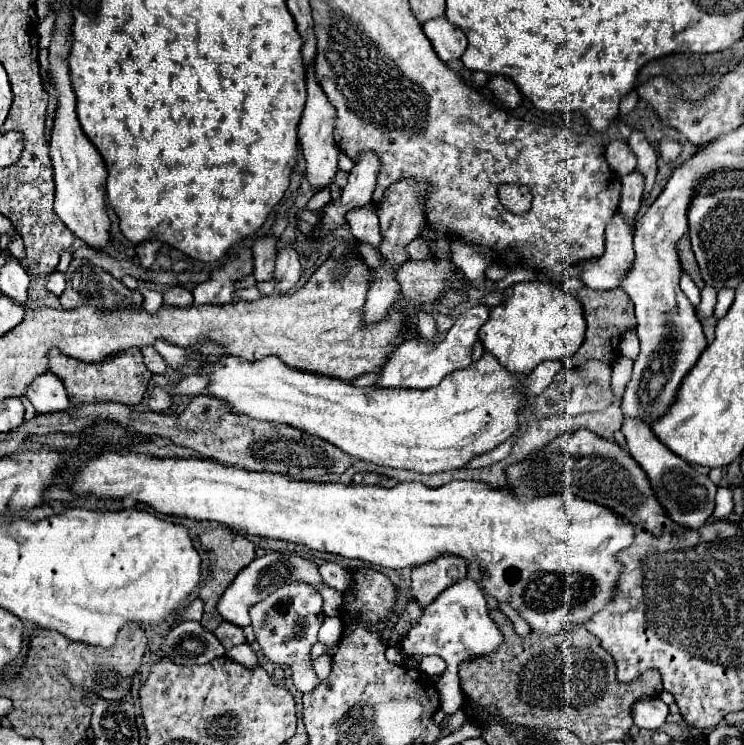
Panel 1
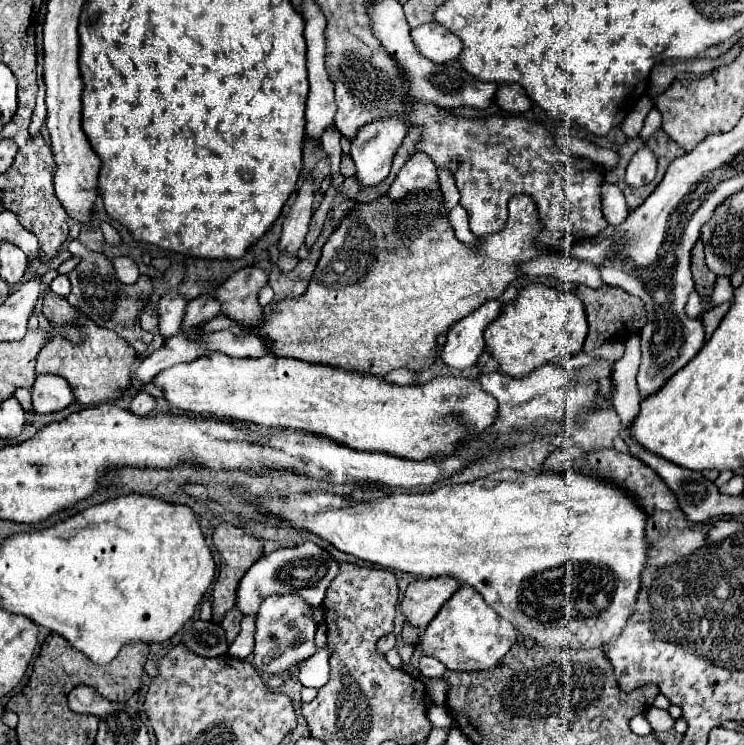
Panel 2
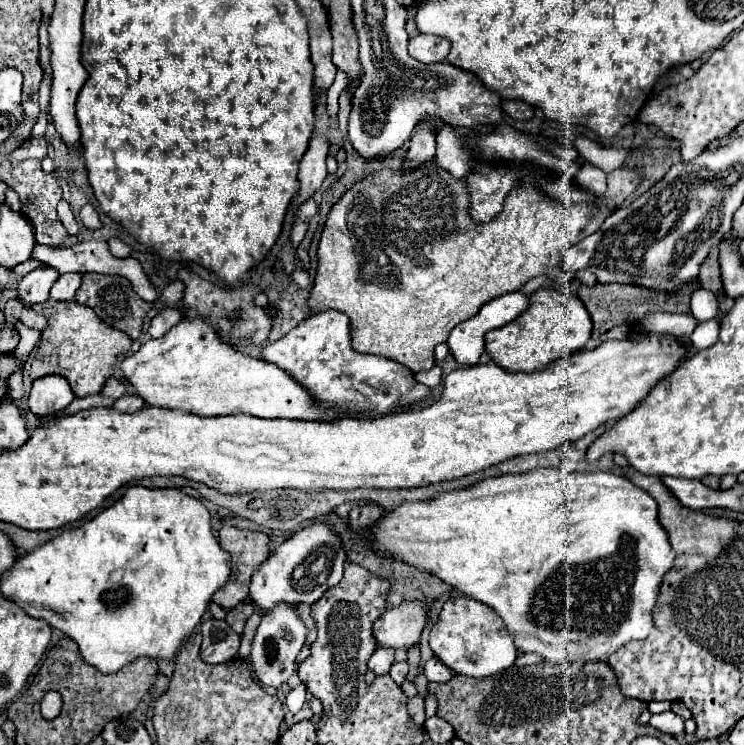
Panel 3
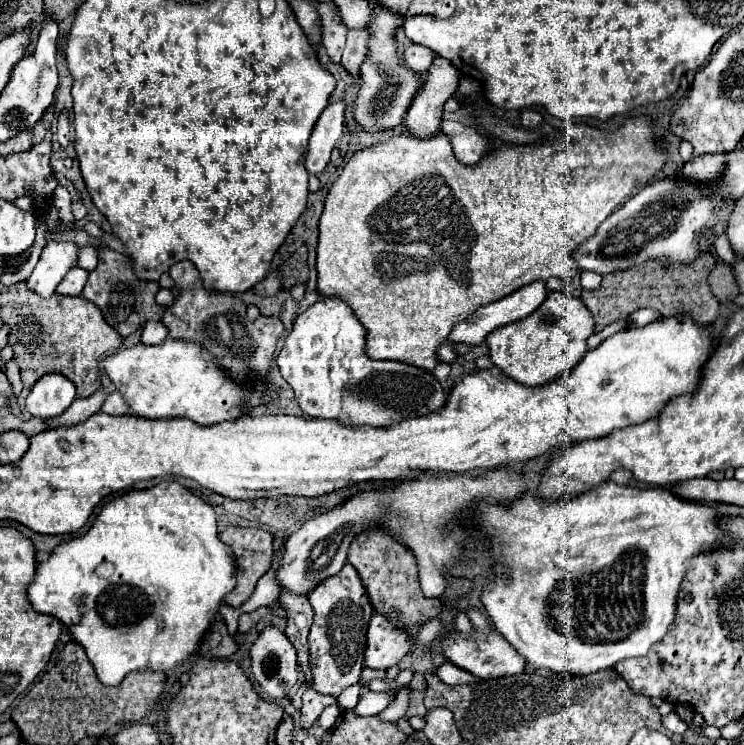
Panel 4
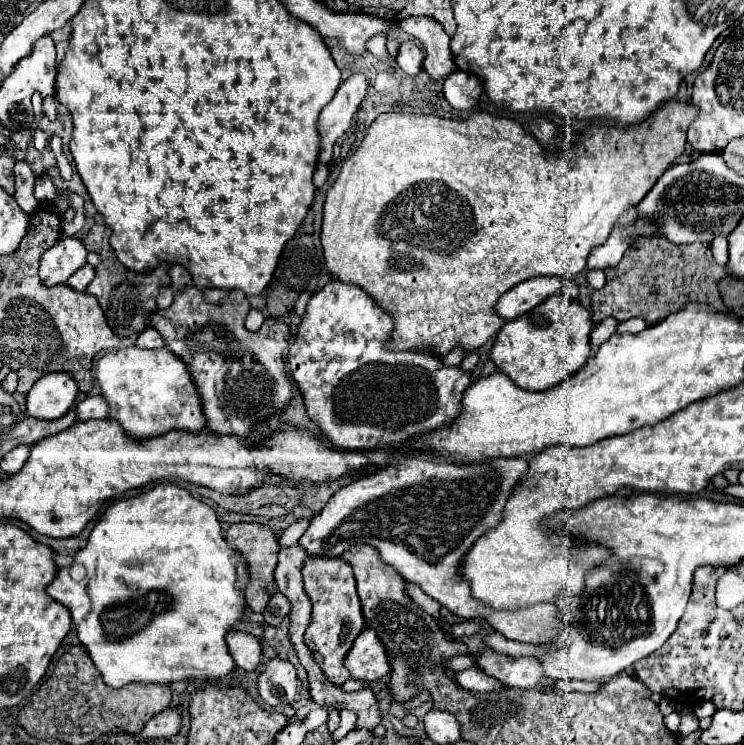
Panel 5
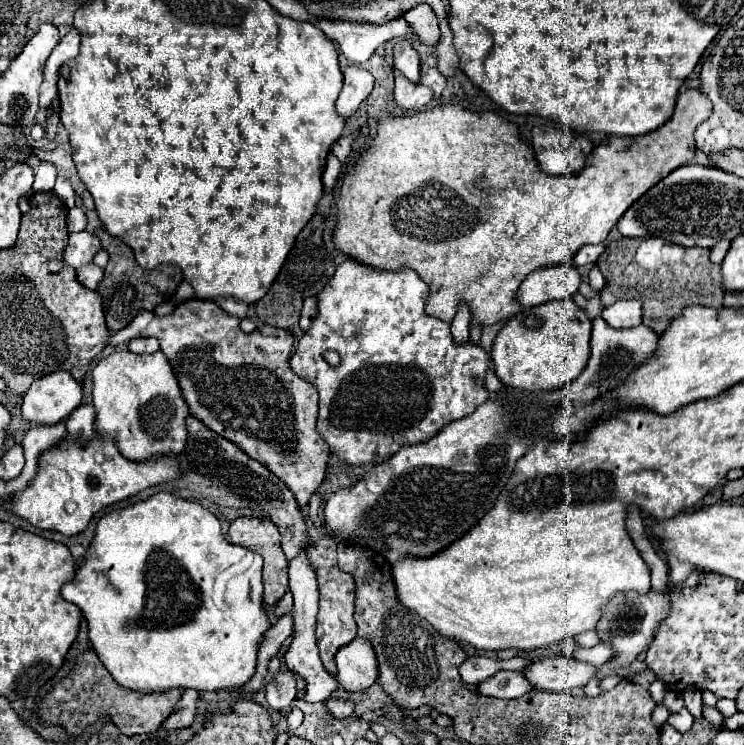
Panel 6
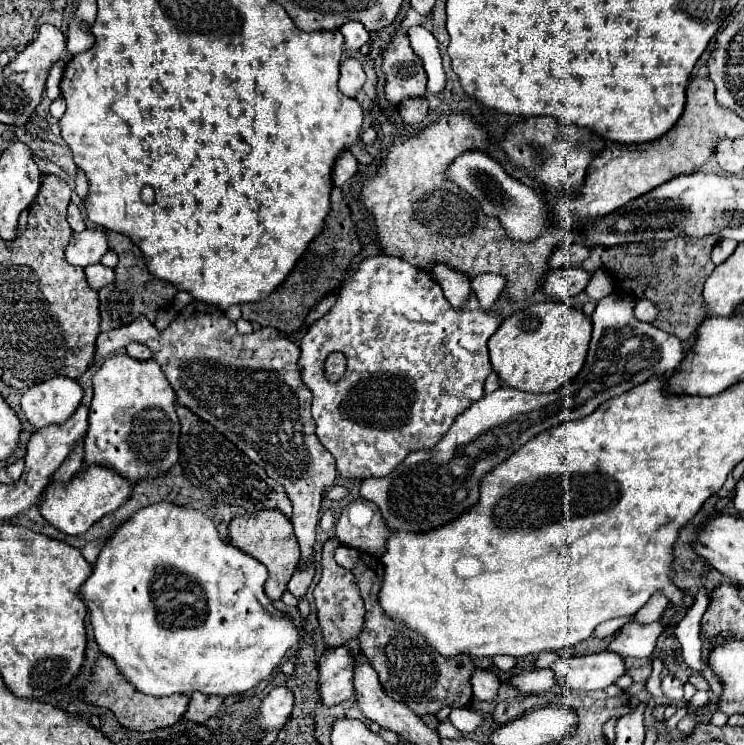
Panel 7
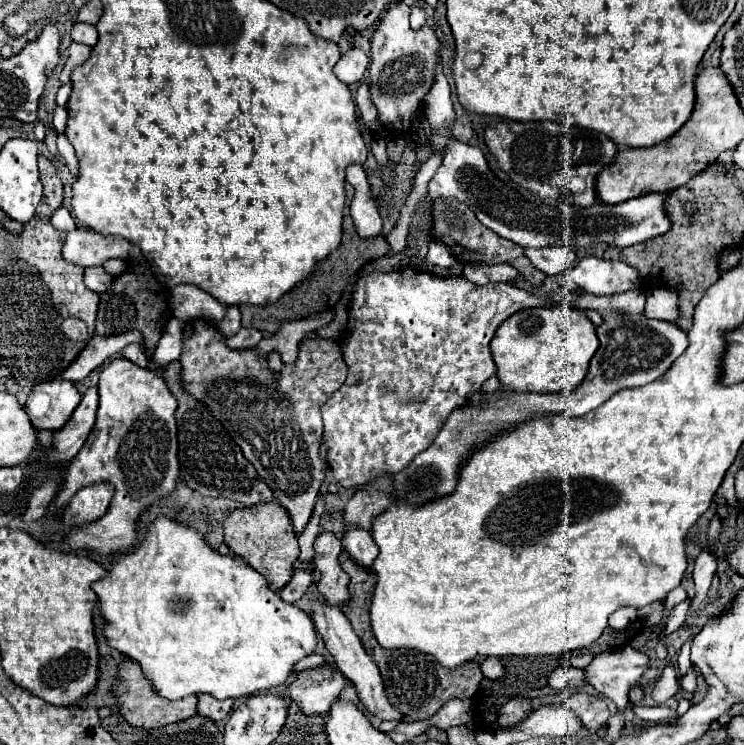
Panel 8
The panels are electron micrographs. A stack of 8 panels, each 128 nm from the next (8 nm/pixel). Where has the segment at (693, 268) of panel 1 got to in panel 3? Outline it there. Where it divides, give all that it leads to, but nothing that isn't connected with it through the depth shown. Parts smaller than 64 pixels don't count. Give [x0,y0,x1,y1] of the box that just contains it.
[698,256,724,298]

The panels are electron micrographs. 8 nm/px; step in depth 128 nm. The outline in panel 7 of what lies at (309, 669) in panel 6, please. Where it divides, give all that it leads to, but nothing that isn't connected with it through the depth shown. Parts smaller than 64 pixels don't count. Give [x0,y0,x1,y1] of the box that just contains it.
[96,300,336,566]

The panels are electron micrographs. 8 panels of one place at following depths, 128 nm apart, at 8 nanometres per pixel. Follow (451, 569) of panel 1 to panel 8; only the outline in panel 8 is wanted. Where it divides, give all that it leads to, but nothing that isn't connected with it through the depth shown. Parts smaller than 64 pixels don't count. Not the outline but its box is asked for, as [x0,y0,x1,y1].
[284,664,344,714]

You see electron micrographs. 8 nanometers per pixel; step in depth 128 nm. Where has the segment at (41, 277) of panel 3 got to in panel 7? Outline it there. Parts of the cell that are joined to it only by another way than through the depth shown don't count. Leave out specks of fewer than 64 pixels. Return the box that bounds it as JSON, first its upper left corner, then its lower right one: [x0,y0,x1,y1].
[66,230,108,266]

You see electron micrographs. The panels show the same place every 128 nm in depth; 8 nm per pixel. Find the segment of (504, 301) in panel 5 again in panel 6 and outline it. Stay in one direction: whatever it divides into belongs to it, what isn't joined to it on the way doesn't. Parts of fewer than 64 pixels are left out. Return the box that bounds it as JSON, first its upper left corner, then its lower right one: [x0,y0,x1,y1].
[516,266,580,308]

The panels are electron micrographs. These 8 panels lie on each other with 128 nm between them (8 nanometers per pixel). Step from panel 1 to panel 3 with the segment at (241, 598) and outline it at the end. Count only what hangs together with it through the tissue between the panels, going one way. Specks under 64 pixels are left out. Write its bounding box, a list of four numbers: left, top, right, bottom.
[250,524,346,610]

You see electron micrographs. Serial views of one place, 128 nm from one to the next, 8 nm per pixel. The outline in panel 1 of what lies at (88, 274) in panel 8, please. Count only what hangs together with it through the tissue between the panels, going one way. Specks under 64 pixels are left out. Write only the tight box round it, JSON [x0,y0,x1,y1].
[46,272,66,296]

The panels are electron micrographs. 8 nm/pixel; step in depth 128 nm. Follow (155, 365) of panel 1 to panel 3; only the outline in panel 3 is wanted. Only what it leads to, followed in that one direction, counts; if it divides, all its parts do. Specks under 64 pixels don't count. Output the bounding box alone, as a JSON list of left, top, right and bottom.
[76,274,152,340]

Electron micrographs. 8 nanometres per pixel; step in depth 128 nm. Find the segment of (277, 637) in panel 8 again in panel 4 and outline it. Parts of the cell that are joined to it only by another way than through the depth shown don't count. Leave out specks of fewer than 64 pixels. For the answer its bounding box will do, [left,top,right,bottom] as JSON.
[26,482,236,686]

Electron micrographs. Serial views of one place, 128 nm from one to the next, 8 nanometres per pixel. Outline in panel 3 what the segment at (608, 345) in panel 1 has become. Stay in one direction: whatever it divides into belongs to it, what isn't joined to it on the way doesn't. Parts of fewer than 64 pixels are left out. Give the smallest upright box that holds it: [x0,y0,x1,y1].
[578,280,700,338]

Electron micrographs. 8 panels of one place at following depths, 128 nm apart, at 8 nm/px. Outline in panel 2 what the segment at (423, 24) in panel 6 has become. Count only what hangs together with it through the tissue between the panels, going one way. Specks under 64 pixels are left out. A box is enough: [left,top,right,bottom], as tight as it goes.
[388,152,440,202]

